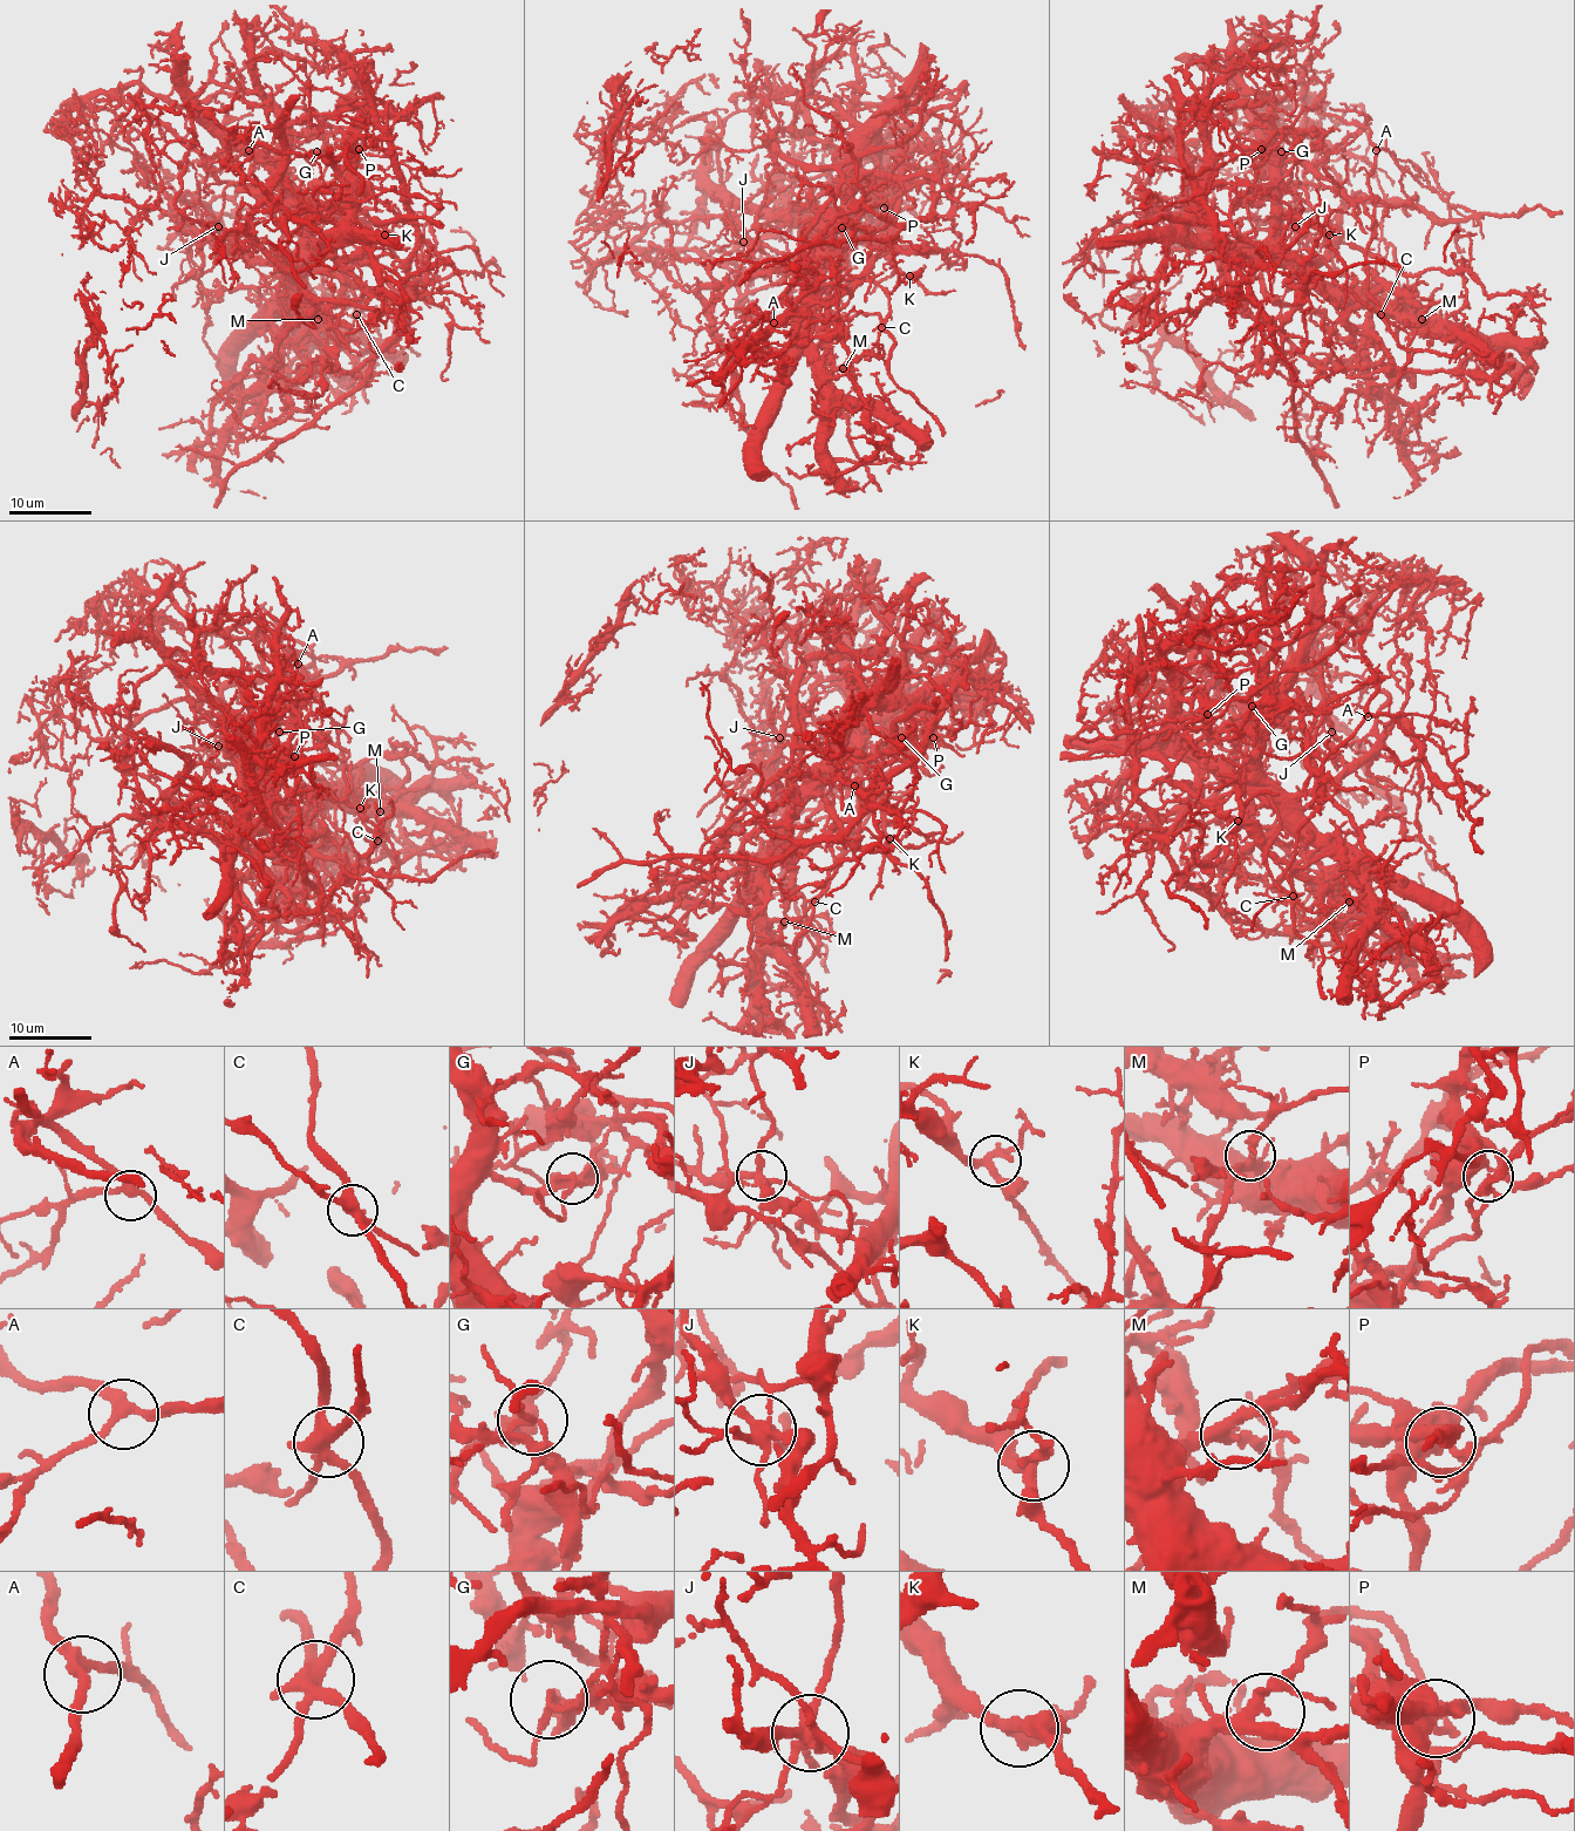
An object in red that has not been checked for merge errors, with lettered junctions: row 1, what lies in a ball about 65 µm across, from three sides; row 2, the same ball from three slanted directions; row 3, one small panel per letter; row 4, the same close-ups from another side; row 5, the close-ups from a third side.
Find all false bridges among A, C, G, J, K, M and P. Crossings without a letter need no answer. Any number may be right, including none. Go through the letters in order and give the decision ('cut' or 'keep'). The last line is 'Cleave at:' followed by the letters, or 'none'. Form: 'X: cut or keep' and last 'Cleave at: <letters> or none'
A: keep
C: cut
G: cut
J: cut
K: keep
M: keep
P: cut
Cleave at: C, G, J, P

